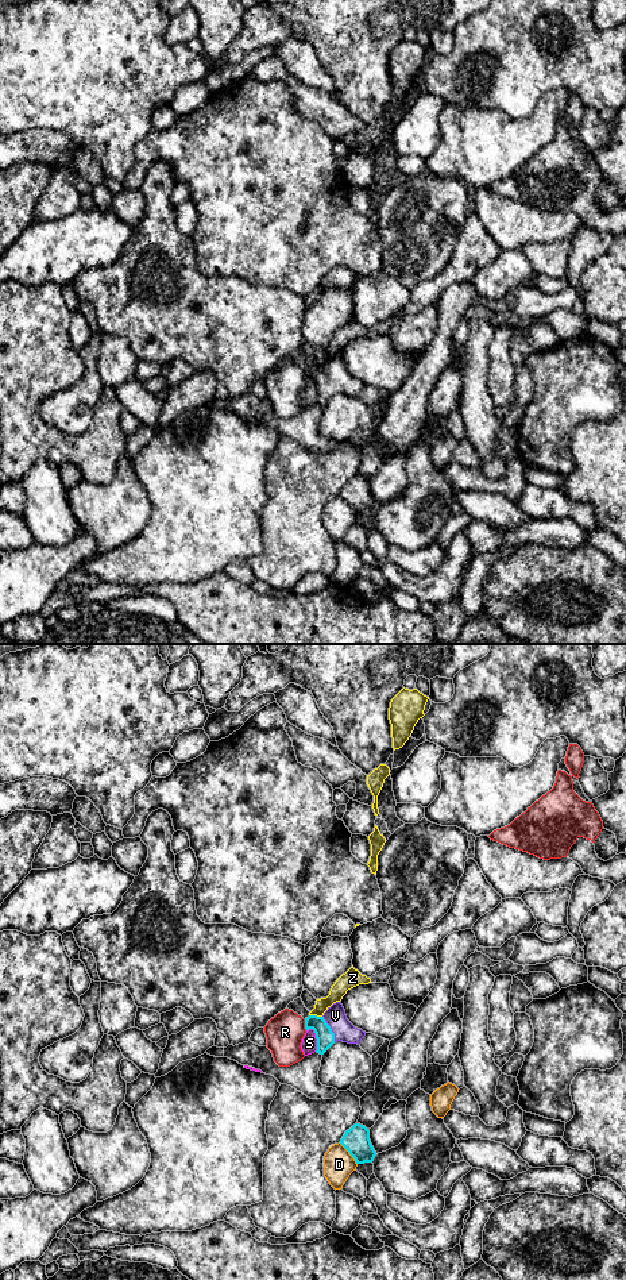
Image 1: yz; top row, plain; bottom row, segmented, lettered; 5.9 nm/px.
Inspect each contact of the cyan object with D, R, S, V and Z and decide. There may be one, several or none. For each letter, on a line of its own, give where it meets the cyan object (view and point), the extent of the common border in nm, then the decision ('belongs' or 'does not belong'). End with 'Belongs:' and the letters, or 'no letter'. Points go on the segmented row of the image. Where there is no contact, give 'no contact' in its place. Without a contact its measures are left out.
D: yz (350, 1153) | 170 nm | does not belong
R: yz (305, 1025) | 70 nm | does not belong
S: yz (316, 1037) | 150 nm | does not belong
V: yz (331, 1029) | 180 nm | belongs
Z: yz (316, 1016) | 80 nm | does not belong
Belongs: V

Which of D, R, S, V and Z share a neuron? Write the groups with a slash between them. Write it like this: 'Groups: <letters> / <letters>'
Groups: D / R / S Z / V

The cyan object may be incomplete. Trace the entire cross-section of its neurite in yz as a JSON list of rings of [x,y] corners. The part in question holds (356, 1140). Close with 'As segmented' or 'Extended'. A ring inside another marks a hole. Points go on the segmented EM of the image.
[[[355,1123],[347,1130],[340,1144],[349,1152],[356,1164],[372,1163],[376,1156],[370,1140],[370,1130],[360,1123]]]. As segmented

